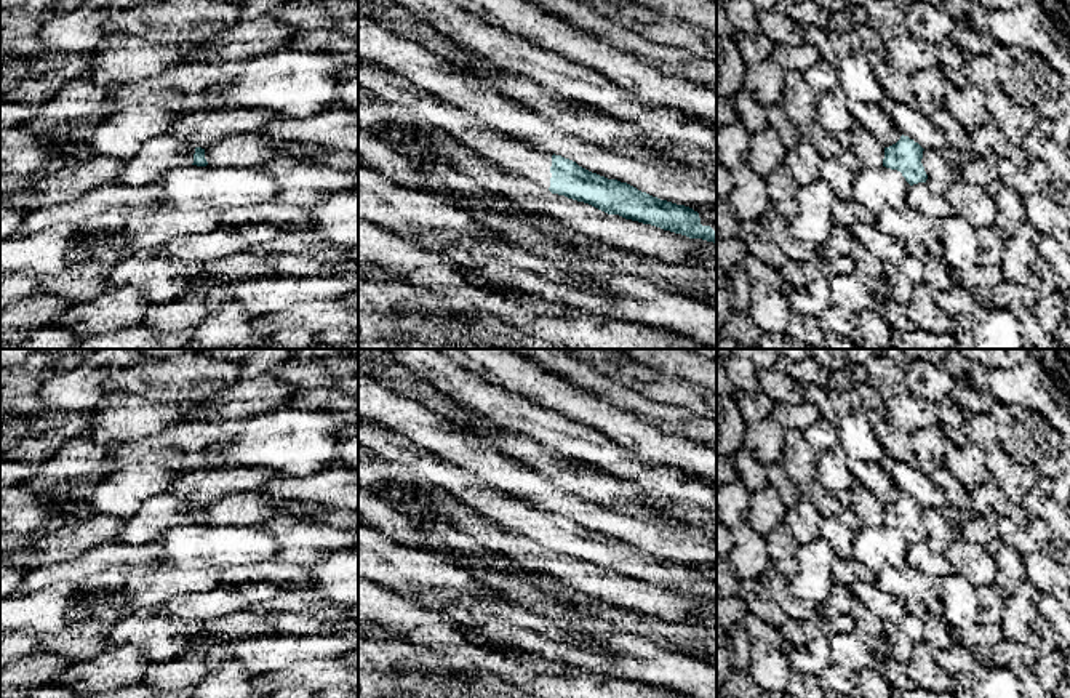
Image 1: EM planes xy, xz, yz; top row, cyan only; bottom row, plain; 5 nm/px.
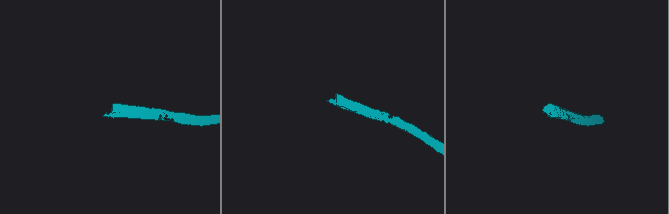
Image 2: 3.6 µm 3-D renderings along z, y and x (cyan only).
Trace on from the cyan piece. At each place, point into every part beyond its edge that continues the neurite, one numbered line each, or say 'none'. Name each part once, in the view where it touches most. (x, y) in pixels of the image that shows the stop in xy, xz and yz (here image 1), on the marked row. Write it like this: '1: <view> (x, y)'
1: xz (512, 156)

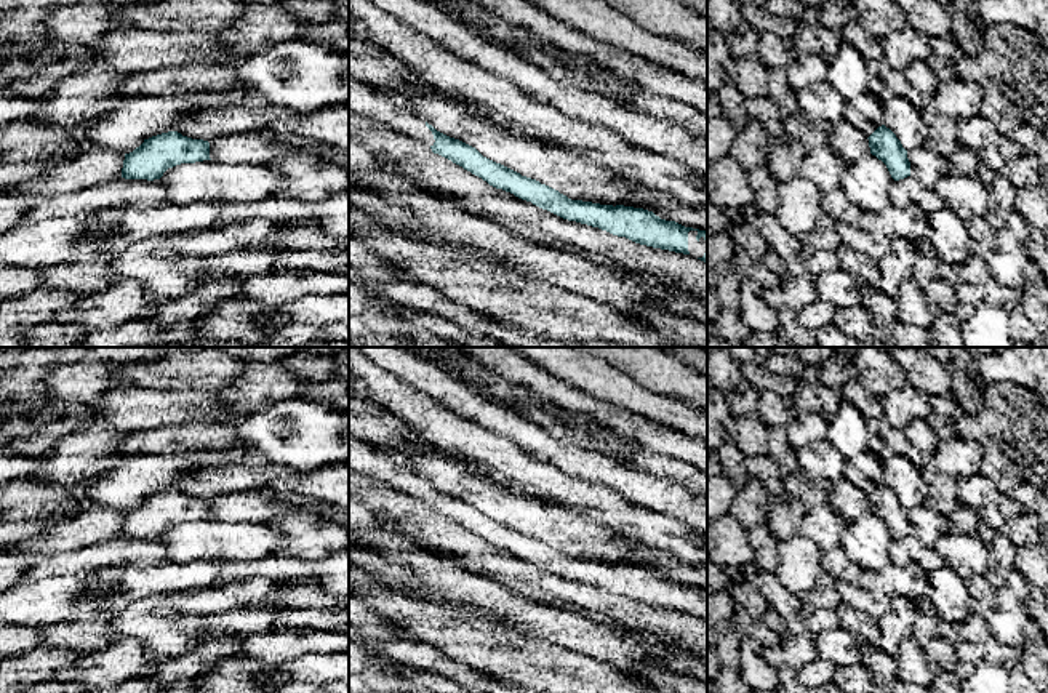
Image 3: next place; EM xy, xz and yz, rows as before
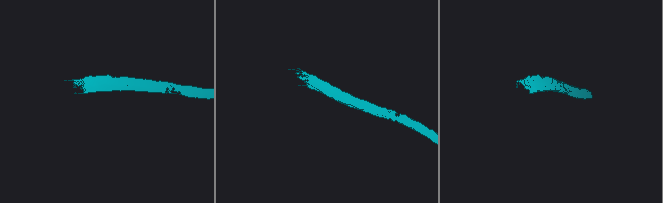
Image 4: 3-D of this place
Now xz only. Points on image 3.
1: xz (389, 111)

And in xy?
none

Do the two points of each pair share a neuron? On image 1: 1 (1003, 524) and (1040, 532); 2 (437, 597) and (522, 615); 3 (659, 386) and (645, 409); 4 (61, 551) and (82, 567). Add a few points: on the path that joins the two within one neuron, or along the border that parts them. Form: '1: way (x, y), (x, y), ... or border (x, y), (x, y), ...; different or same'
1: way (1013, 533), (1030, 533); same
2: way (458, 597), (469, 597), (479, 607), (501, 609); same
3: border (618, 381), (658, 401), (688, 409); different
4: border (106, 543), (80, 551), (71, 559), (35, 567); different

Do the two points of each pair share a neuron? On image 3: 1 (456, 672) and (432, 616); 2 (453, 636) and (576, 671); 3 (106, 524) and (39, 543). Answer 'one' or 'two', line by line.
1: two
2: one
3: one

